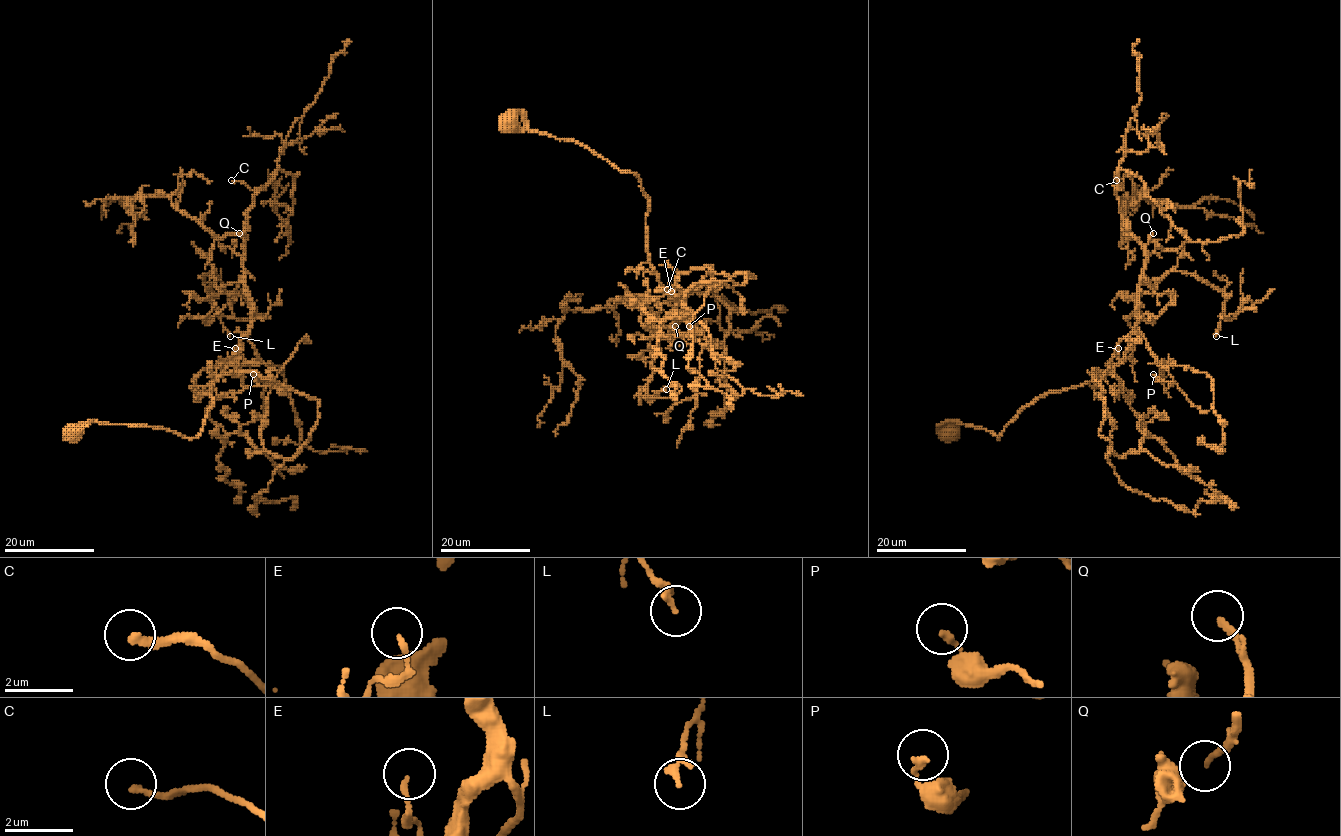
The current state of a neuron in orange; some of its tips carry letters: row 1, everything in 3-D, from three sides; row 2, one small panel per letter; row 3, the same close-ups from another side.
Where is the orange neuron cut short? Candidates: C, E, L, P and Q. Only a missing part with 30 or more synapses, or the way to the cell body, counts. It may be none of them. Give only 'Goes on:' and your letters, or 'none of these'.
Goes on: C, Q

